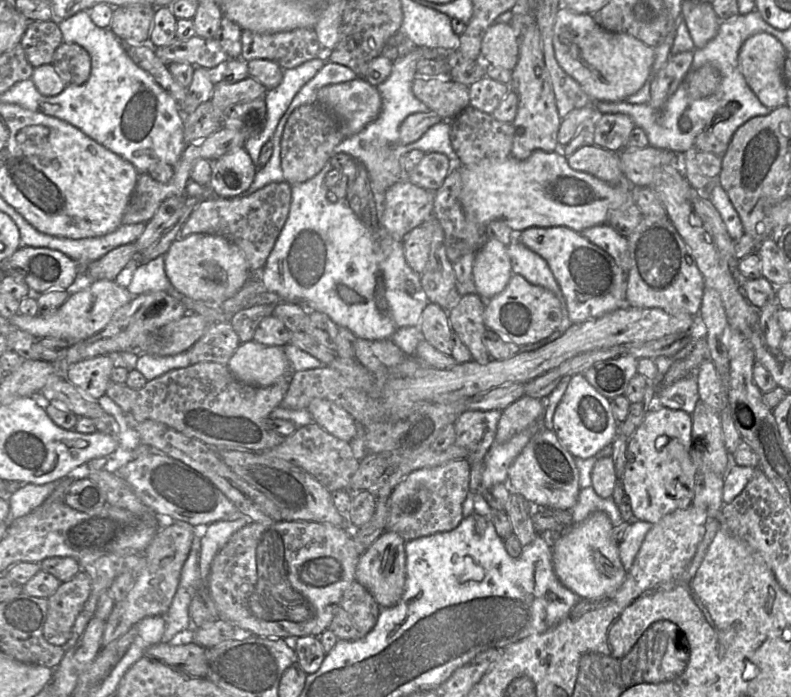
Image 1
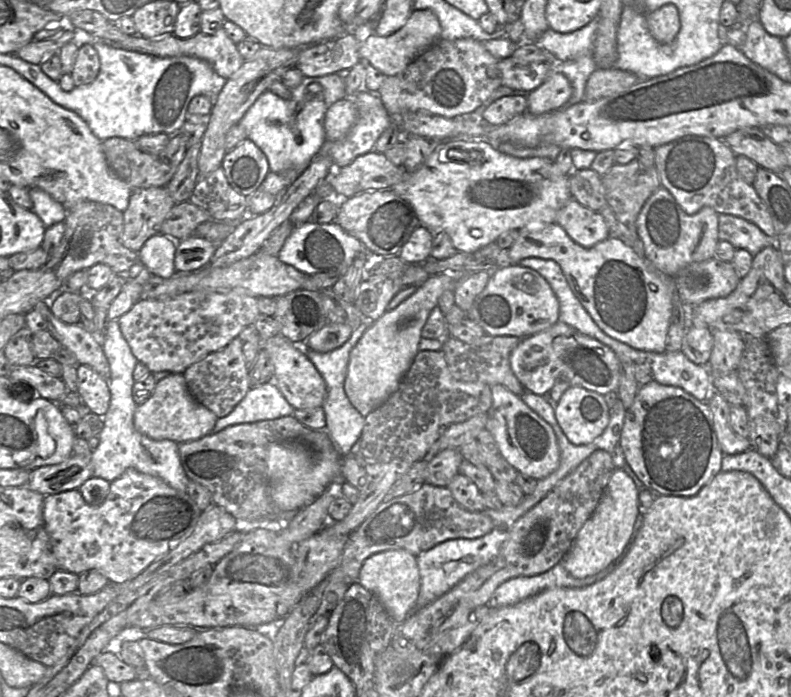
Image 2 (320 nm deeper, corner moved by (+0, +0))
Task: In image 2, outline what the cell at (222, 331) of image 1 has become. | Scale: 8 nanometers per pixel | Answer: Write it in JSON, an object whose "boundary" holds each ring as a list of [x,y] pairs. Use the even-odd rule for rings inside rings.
{"boundary":[[[236,337],[221,350],[190,364],[182,373],[191,395],[218,418],[230,414],[251,388],[242,345],[243,342]]]}

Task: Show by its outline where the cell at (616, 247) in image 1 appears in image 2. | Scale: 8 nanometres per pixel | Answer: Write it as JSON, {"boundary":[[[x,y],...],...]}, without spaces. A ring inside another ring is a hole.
{"boundary":[[[571,198],[557,213],[555,222],[584,248],[591,248],[609,237],[605,219]]]}

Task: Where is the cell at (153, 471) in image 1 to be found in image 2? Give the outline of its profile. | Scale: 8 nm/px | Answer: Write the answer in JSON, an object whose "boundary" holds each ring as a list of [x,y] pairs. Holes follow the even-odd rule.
{"boundary":[[[117,319],[105,324],[102,333],[99,334],[99,344],[110,368],[108,379],[110,402],[107,412],[102,417],[103,428],[98,436],[99,444],[90,455],[92,477],[99,477],[111,483],[127,469],[133,468],[141,473],[160,478],[178,491],[186,492],[189,478],[181,465],[178,444],[171,440],[150,439],[134,427],[137,405],[132,397],[135,383],[133,370],[138,360],[123,337]]]}

